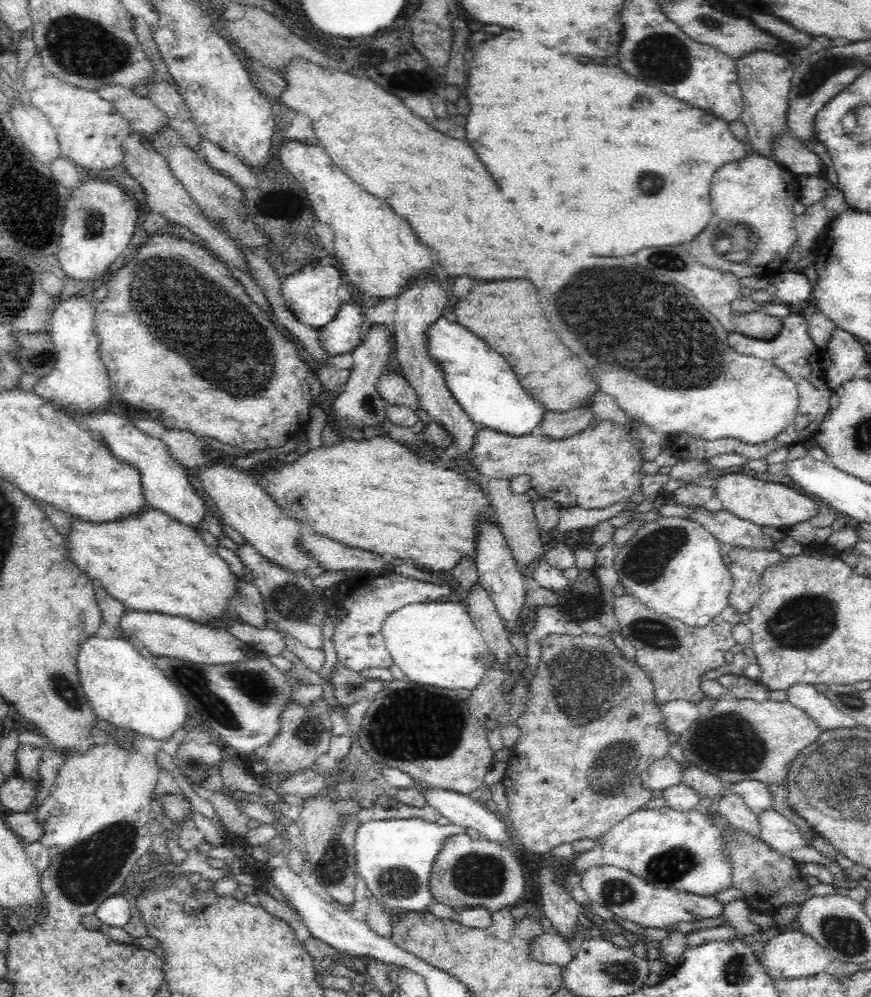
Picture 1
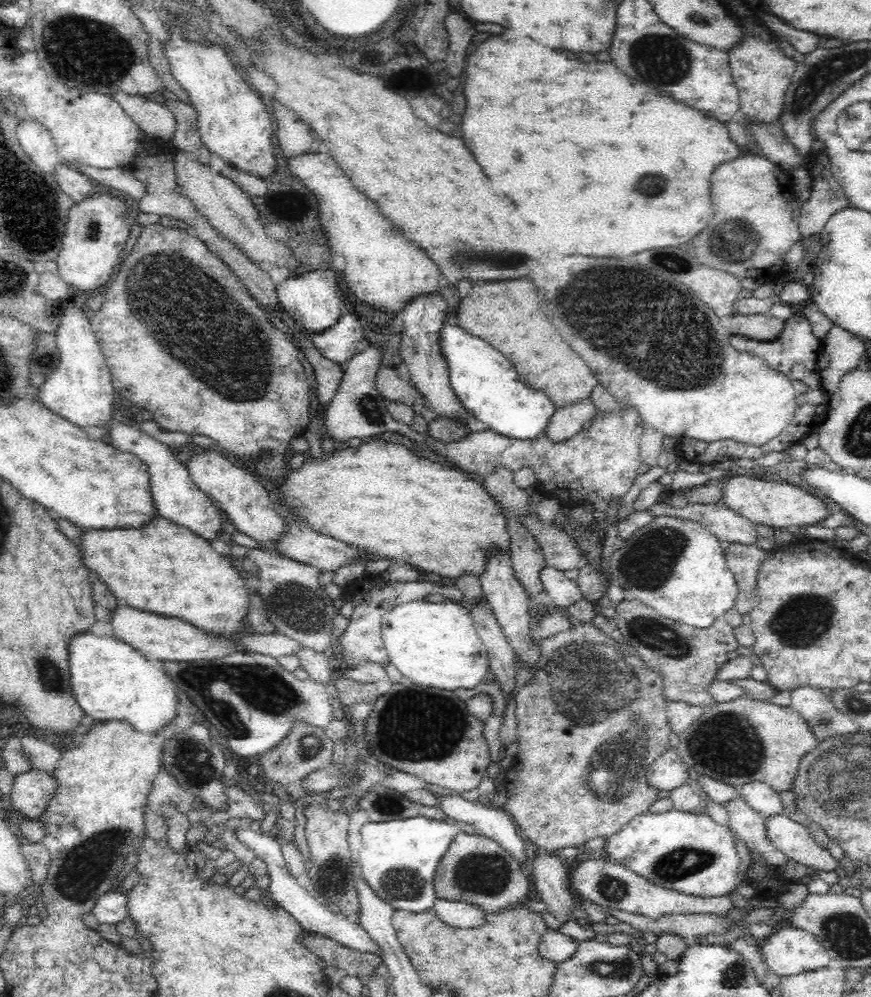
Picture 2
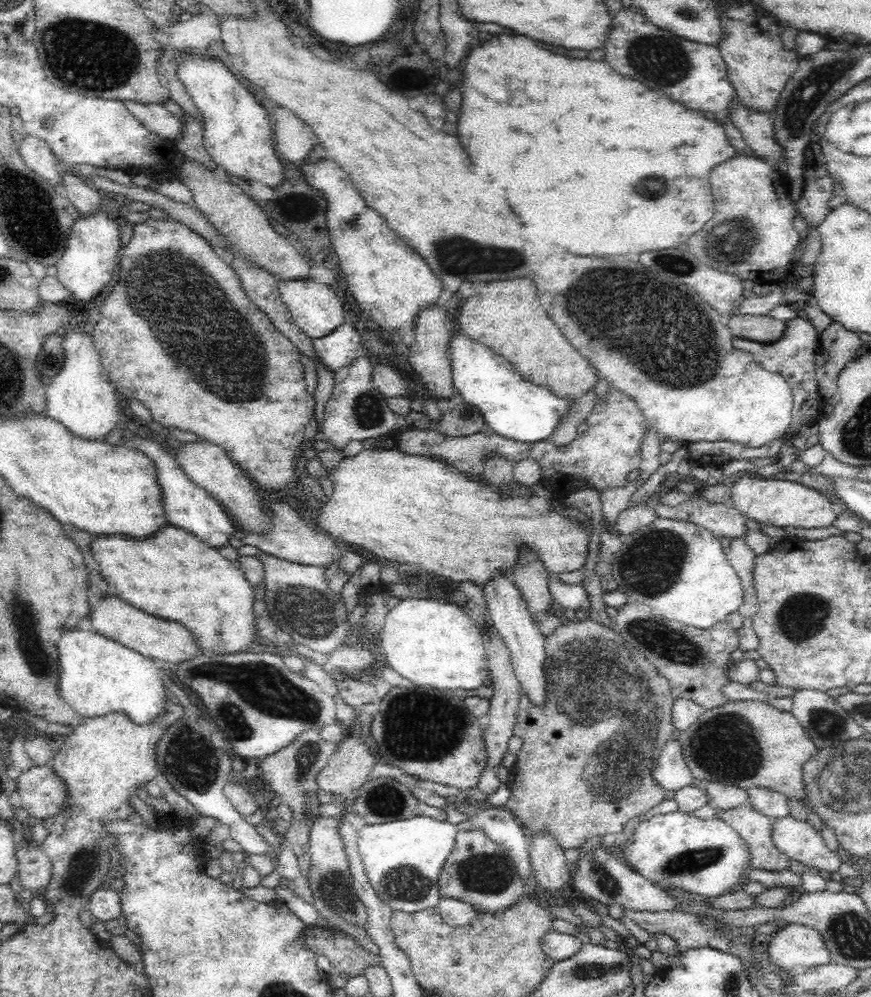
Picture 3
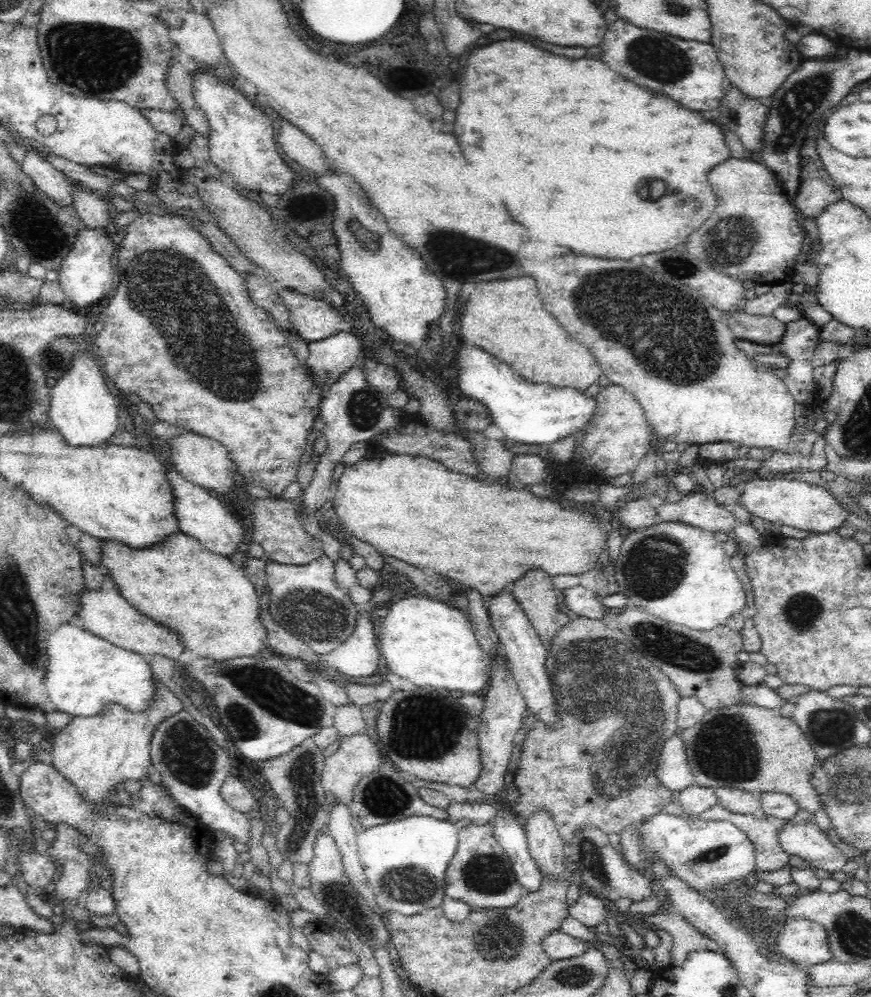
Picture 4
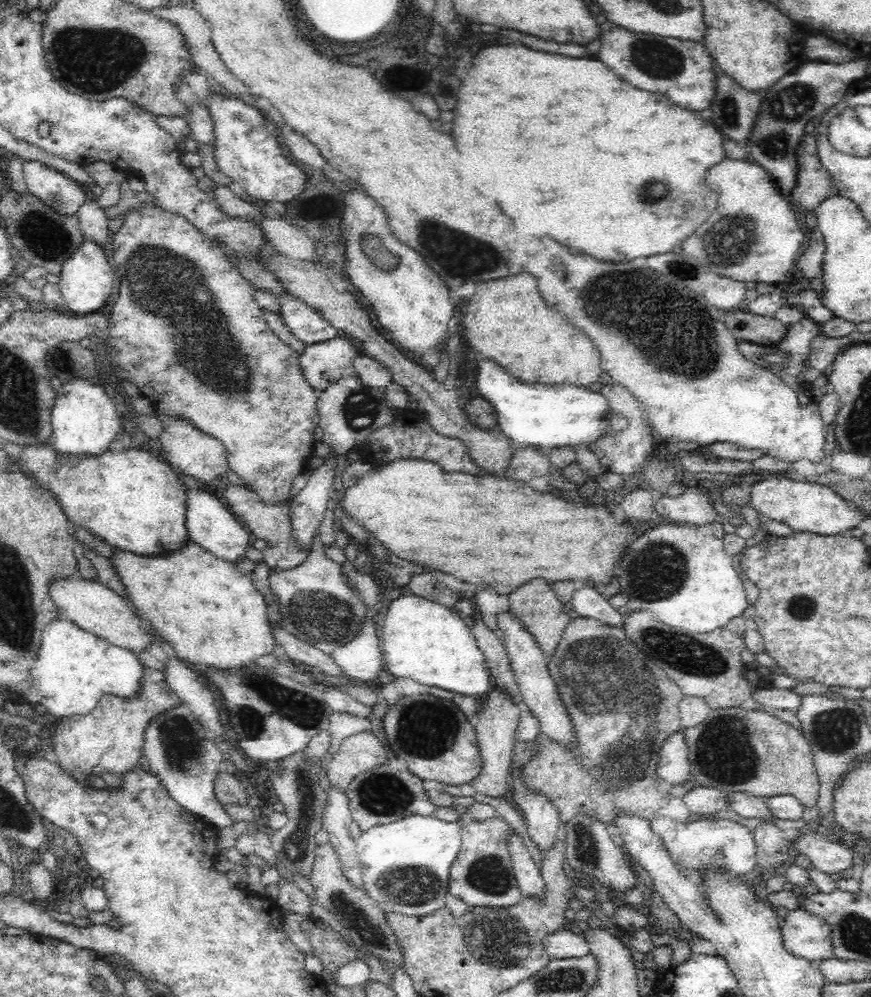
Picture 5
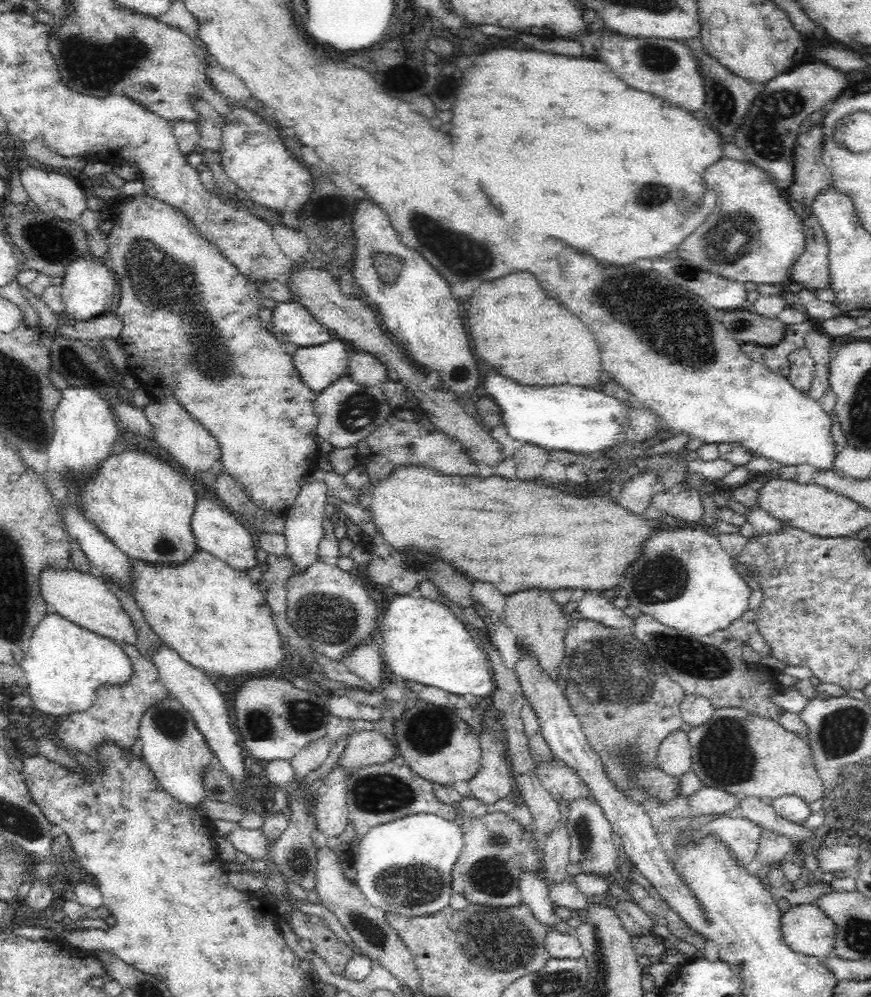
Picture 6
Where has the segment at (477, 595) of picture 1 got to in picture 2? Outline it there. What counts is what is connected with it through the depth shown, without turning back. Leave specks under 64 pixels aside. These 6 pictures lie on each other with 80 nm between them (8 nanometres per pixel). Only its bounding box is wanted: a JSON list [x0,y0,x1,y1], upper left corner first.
[469,594,517,698]

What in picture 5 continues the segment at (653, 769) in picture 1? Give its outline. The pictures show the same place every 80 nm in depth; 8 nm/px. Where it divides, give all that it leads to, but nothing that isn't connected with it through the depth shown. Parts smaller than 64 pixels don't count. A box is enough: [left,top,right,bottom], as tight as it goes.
[657,732,692,787]

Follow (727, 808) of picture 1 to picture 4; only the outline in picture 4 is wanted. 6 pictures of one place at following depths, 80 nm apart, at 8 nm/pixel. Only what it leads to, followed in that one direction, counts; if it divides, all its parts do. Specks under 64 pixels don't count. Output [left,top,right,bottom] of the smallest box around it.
[728,812,789,872]

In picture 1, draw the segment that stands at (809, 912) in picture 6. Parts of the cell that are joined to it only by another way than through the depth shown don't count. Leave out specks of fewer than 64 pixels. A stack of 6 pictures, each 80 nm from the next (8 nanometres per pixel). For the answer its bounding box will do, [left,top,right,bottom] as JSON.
[763,928,832,980]

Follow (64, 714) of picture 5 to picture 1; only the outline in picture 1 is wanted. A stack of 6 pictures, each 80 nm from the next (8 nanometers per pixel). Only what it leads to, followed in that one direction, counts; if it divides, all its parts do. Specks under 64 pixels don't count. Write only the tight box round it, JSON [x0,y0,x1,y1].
[79,635,194,742]

